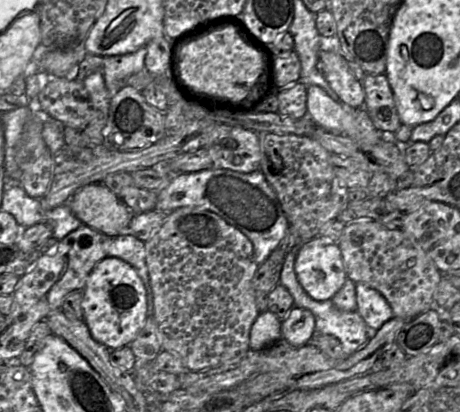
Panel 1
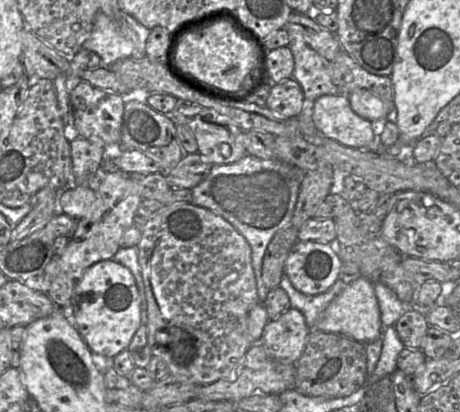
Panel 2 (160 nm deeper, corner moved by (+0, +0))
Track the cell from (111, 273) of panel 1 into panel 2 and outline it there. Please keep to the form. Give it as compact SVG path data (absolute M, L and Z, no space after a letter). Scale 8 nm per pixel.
M113 258L95 263L76 281L69 314L95 357L112 360L128 348L141 325L140 297L133 274Z

